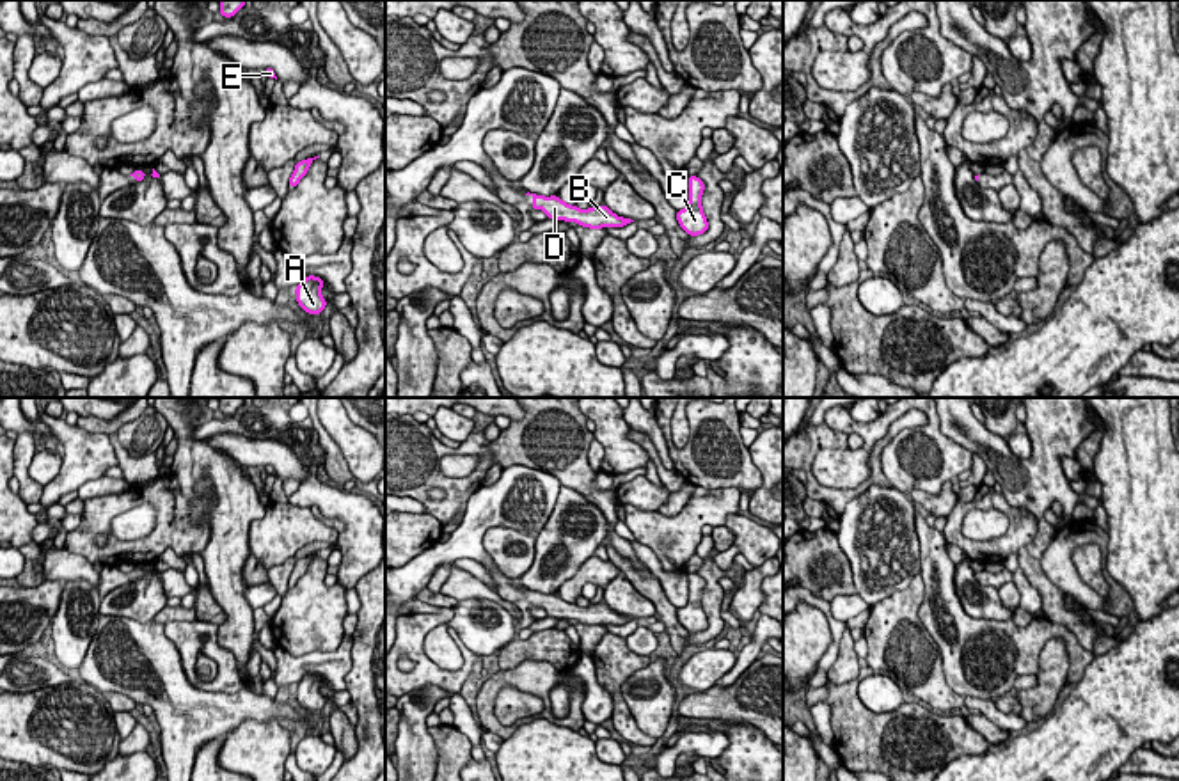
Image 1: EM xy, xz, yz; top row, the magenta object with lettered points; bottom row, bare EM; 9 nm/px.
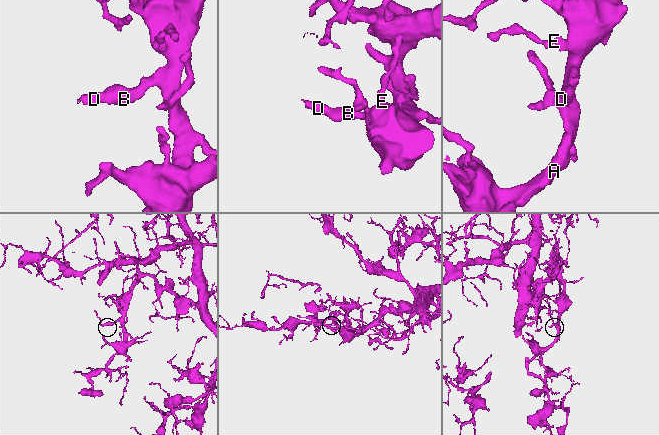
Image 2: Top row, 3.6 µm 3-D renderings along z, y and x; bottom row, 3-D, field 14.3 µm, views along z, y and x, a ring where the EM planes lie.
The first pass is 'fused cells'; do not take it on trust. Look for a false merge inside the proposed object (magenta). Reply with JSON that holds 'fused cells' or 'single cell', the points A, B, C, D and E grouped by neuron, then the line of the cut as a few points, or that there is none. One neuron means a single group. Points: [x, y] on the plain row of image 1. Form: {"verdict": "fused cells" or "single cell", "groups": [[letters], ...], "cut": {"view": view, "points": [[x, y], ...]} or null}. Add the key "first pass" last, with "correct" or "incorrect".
{"verdict": "single cell", "groups": [["A", "B", "C", "D", "E"]], "cut": null, "first pass": "incorrect"}

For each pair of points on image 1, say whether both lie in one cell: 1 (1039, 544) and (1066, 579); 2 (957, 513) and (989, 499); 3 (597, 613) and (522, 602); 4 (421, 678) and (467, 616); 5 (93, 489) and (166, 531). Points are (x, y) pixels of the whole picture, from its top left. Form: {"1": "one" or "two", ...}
{"1": "two", "2": "one", "3": "one", "4": "two", "5": "two"}

